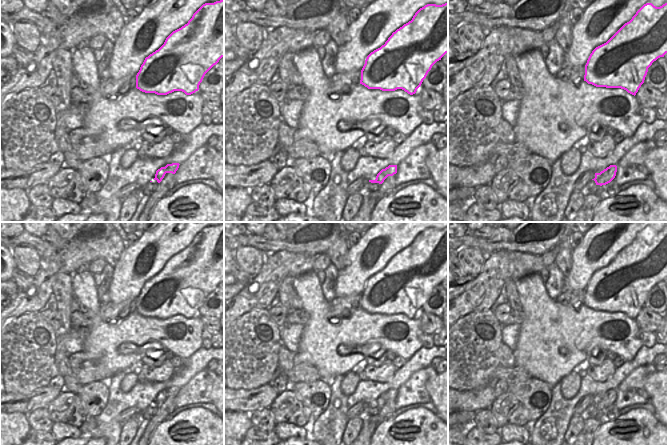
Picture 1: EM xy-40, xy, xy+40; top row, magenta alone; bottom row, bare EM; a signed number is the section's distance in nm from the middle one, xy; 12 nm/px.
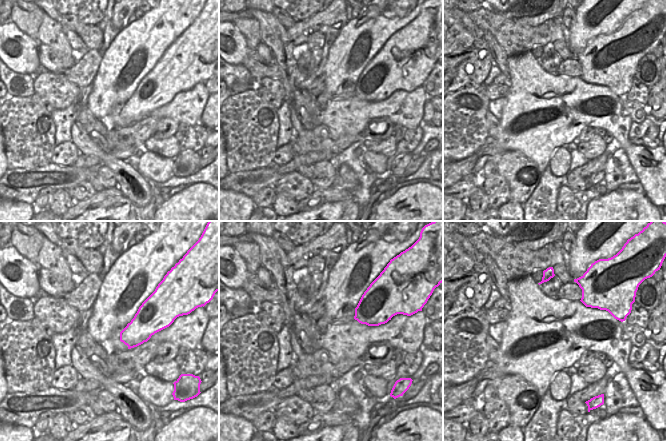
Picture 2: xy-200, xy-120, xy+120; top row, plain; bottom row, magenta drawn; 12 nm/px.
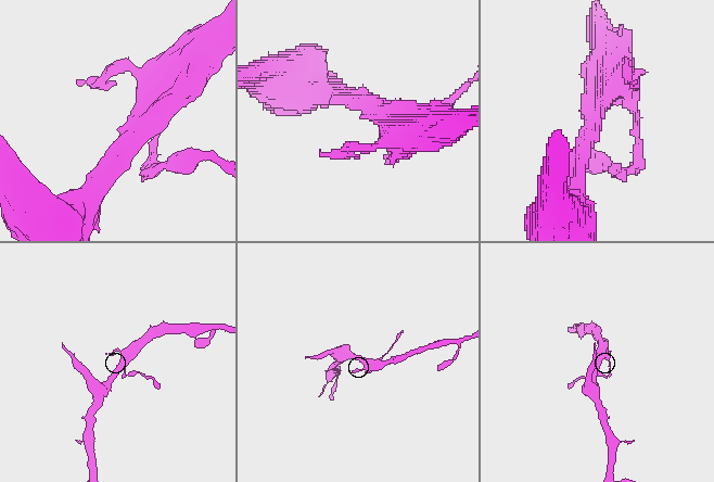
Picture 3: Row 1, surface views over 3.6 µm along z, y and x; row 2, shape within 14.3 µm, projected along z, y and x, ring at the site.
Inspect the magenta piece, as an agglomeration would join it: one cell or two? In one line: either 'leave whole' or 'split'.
split

